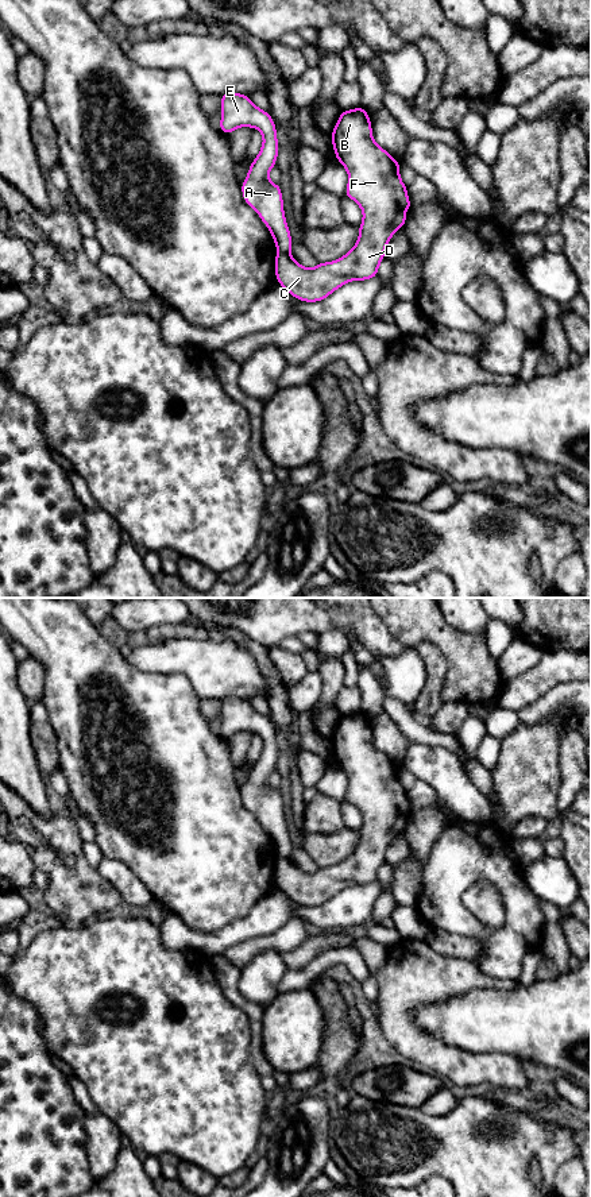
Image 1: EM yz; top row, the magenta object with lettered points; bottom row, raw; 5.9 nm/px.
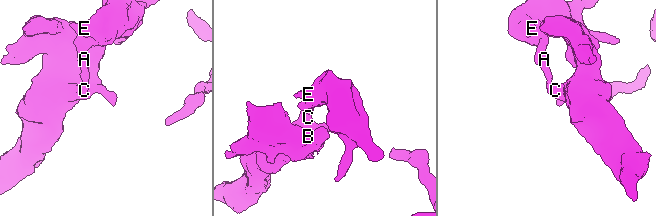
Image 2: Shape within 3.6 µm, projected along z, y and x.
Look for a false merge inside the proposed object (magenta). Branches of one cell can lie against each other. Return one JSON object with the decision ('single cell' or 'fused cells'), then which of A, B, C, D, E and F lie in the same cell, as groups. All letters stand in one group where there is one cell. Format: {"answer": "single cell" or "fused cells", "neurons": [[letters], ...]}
{"answer": "fused cells", "neurons": [["A", "E"], ["B", "C", "D", "F"]]}

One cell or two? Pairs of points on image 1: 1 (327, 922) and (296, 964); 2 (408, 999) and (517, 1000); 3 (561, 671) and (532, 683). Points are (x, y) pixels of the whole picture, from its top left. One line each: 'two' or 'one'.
1: two
2: two
3: one

